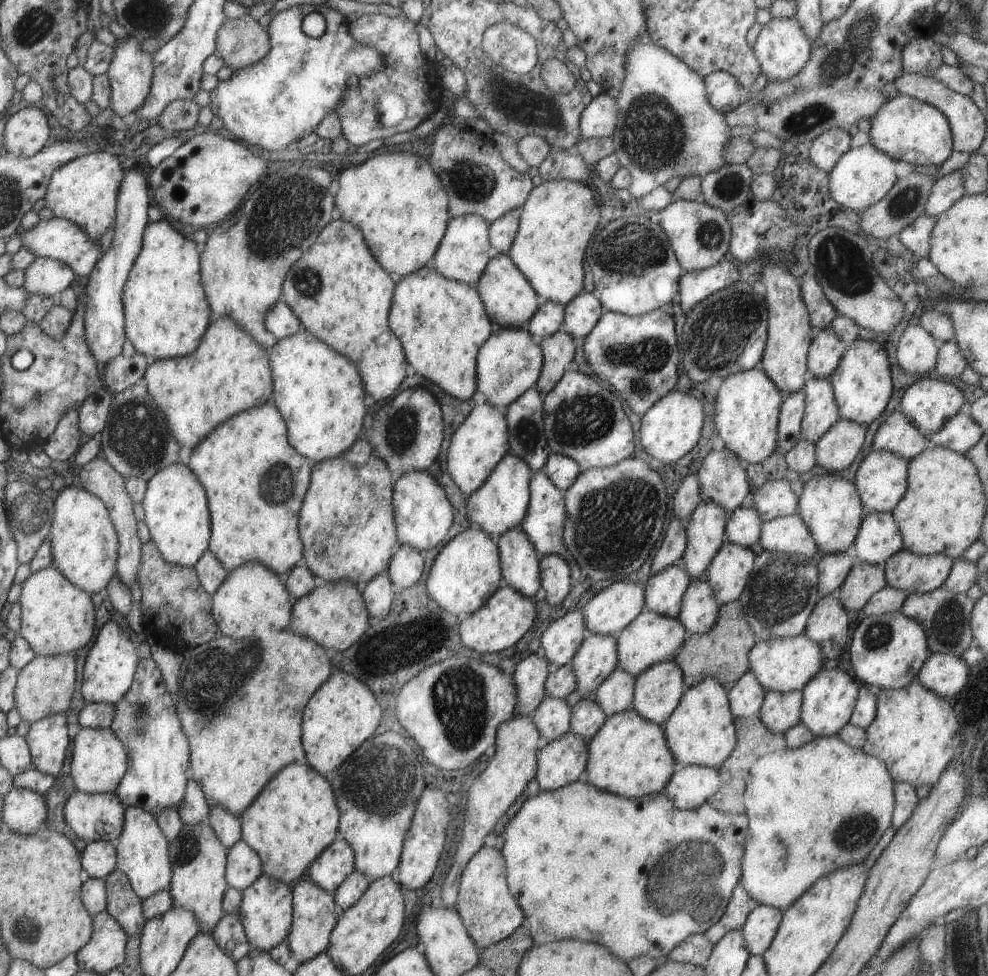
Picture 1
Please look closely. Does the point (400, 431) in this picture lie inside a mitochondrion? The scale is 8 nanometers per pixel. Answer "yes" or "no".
yes

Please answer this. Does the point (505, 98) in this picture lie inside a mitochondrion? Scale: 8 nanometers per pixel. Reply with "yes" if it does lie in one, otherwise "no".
yes

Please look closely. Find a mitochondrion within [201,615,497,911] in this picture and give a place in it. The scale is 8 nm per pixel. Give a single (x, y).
(380, 780)

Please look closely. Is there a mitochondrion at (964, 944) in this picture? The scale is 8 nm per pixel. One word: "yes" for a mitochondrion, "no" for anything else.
yes

